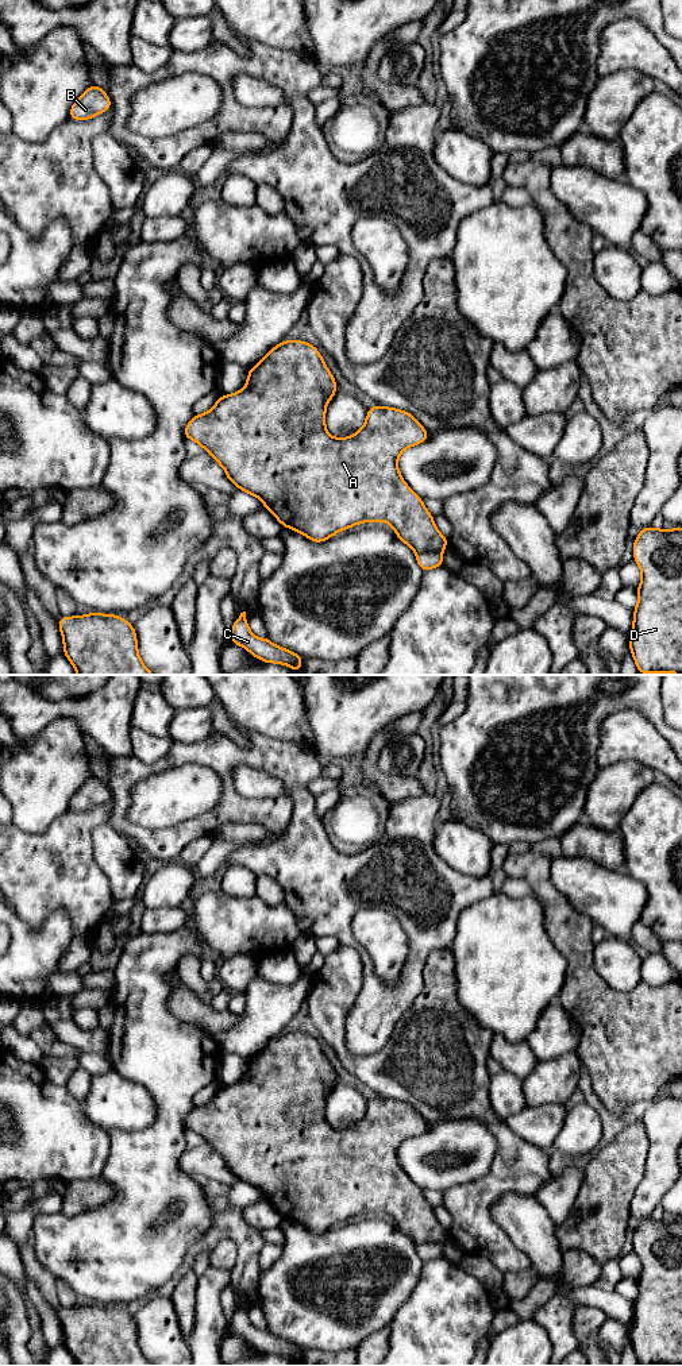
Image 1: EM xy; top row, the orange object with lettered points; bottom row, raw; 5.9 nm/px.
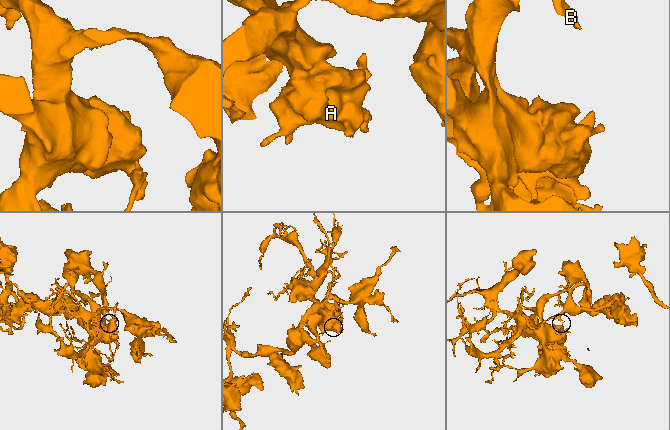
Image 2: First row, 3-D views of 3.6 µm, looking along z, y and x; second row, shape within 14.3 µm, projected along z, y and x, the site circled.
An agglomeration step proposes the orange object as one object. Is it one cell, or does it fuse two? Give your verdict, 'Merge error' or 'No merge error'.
Merge error

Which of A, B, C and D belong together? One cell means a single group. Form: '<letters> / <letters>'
A B D / C

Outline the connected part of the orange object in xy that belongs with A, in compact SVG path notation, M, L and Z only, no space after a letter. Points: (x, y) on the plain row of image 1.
M286 1031L248 1061L242 1081L220 1087L211 1101L194 1105L184 1126L199 1134L224 1159L236 1180L259 1189L282 1218L315 1234L323 1234L359 1213L385 1212L416 1245L443 1242L448 1230L438 1222L423 1191L405 1174L397 1158L401 1143L425 1132L429 1123L411 1104L375 1096L367 1100L366 1112L357 1124L335 1130L325 1122L325 1099L336 1083L336 1072L319 1041L307 1033Z

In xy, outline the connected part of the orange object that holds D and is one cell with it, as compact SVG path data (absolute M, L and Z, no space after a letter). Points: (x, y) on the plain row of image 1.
M643 1219L632 1242L641 1262L628 1331L637 1362L682 1365L682 1219Z

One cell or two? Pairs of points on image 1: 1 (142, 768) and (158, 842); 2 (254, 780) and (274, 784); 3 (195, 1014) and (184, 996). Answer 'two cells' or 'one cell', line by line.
1: one cell
2: one cell
3: one cell

